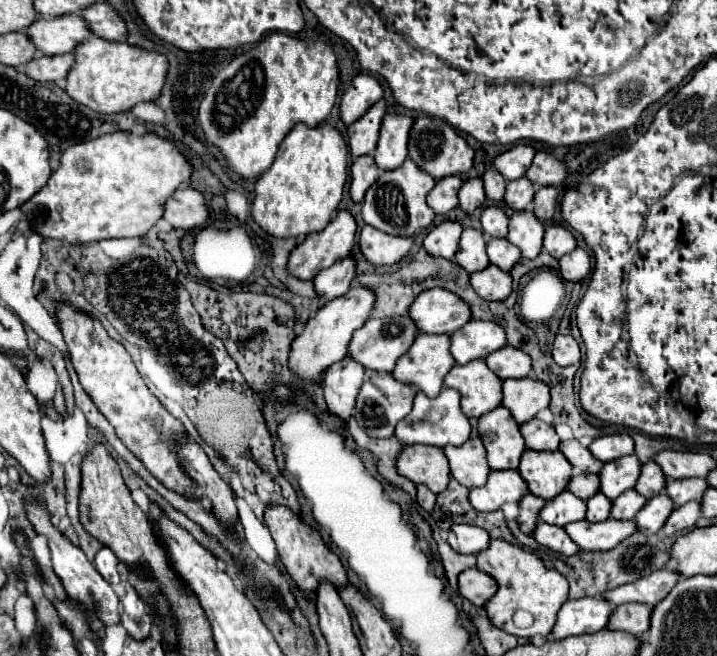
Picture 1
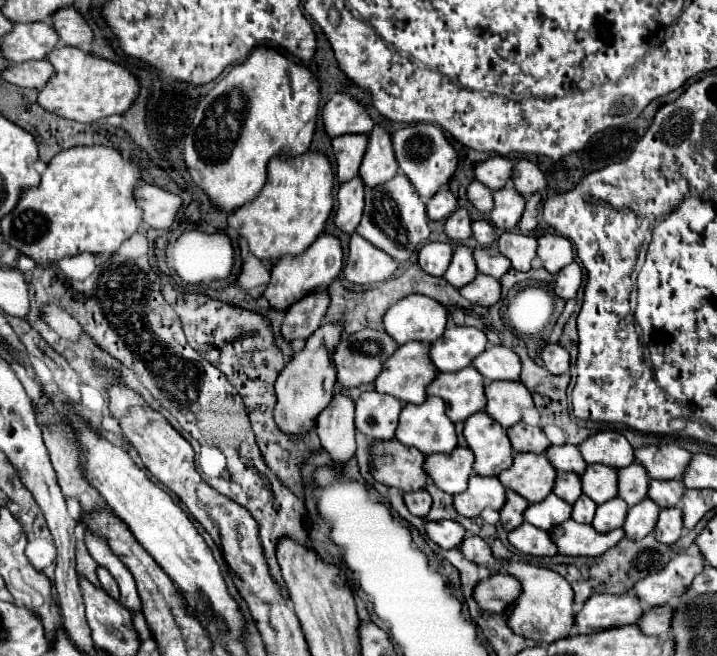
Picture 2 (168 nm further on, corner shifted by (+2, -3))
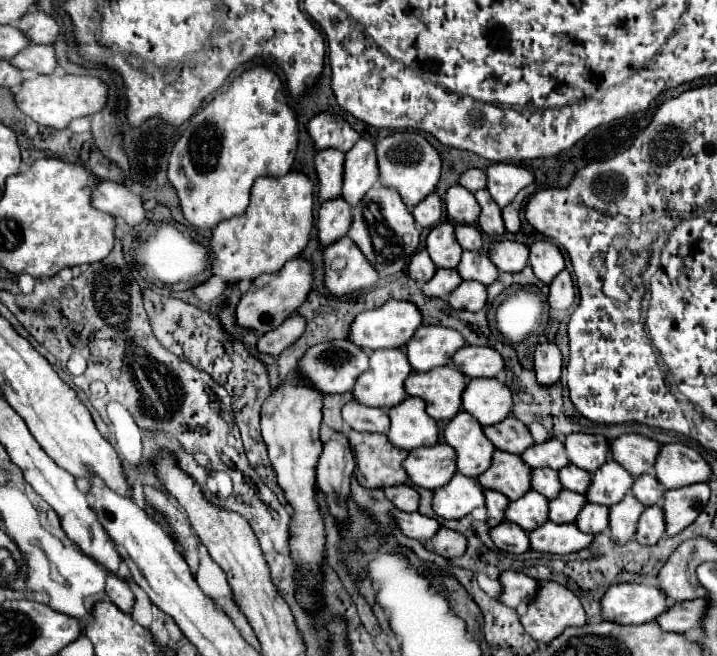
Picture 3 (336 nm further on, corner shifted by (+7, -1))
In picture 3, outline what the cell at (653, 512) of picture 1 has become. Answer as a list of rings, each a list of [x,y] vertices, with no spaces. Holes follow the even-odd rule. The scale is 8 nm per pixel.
[[[625,494],[621,502],[617,502],[613,508],[609,508],[609,530],[617,544],[625,544],[633,538],[633,532],[637,528],[637,520],[643,512],[643,504],[639,500],[633,500],[633,496]]]

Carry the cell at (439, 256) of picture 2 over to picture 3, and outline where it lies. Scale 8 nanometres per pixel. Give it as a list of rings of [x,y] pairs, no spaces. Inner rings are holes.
[[[423,250],[423,252],[417,252],[411,262],[409,262],[409,276],[415,280],[415,282],[429,282],[435,274],[435,264],[429,260],[429,254]]]

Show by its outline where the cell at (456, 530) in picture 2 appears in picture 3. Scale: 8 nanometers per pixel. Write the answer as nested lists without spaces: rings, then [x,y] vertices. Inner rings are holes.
[[[391,510],[393,520],[397,522],[399,530],[415,540],[427,540],[429,536],[433,536],[433,532],[437,532],[439,522],[433,518],[425,518],[419,512],[401,512],[401,510]]]

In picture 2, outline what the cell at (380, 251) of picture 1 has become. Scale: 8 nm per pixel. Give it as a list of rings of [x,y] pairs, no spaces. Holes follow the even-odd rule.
[[[358,234],[350,236],[350,252],[342,270],[346,280],[360,286],[370,286],[388,280],[396,272],[396,268],[398,262],[390,254],[378,250],[374,244]]]

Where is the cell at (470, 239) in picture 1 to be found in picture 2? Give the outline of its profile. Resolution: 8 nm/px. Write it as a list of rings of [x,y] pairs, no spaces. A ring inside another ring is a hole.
[[[458,244],[454,248],[454,256],[452,256],[452,262],[450,262],[444,278],[452,286],[462,288],[468,282],[472,282],[476,278],[476,274],[478,274],[478,270],[476,270],[476,262],[474,262],[474,250],[468,248],[466,244]]]

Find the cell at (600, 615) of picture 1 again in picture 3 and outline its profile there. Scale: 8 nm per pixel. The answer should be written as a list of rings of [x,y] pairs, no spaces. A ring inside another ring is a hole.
[[[617,584],[607,590],[601,608],[617,624],[645,624],[667,612],[675,602],[653,584]]]

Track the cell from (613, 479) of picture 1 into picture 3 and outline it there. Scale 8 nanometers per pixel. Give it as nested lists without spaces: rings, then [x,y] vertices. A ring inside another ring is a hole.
[[[567,464],[557,474],[559,474],[559,480],[561,480],[561,486],[567,488],[567,490],[585,494],[585,488],[581,488],[581,486],[589,488],[589,476],[591,474],[589,472],[581,472],[581,468],[575,468],[573,464]]]

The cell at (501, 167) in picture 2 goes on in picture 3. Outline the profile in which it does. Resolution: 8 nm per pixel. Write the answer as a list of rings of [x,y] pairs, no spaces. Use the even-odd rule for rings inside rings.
[[[477,168],[465,170],[465,172],[459,176],[459,184],[461,184],[463,188],[467,188],[469,192],[477,192],[477,190],[485,188],[485,172],[483,172],[483,170],[477,170]]]

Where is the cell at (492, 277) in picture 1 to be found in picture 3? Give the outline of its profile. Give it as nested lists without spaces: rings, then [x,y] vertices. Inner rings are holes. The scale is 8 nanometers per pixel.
[[[473,280],[469,284],[461,282],[459,288],[455,288],[449,294],[447,304],[455,310],[469,310],[469,312],[479,312],[481,308],[485,308],[487,302],[487,290],[483,284],[473,284]]]

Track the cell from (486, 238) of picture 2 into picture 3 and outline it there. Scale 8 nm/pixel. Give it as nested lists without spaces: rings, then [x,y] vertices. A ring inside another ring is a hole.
[[[457,224],[455,226],[455,238],[463,250],[477,252],[481,248],[481,232],[475,226],[469,224]]]

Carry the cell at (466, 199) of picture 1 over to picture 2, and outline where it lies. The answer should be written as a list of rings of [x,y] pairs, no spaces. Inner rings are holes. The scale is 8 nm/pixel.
[[[458,208],[448,220],[446,220],[446,230],[444,230],[452,240],[464,242],[472,234],[472,220],[468,208]]]

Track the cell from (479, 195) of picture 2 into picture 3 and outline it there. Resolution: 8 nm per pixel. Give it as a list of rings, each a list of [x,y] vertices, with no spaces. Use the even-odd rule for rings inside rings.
[[[455,184],[447,190],[443,202],[445,202],[447,216],[455,224],[475,224],[477,222],[481,208],[479,208],[475,196],[469,190],[461,188],[459,184]]]

